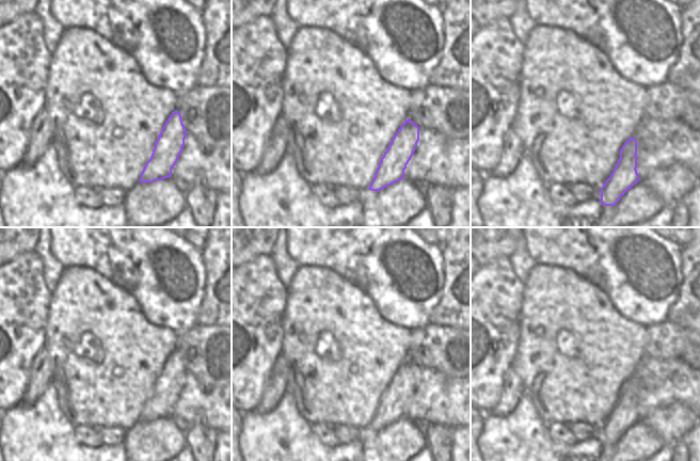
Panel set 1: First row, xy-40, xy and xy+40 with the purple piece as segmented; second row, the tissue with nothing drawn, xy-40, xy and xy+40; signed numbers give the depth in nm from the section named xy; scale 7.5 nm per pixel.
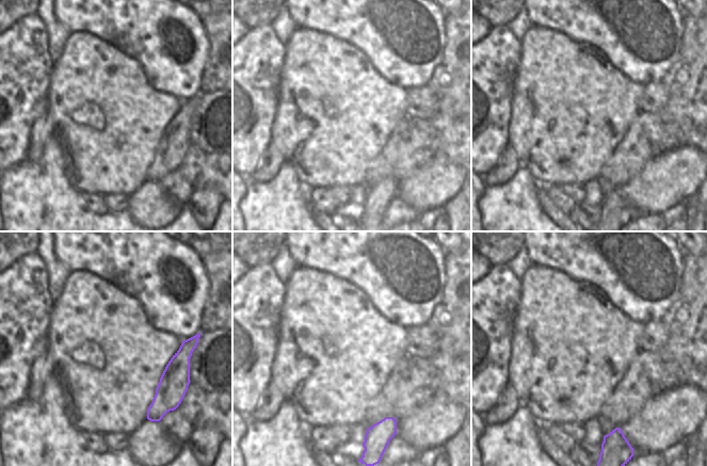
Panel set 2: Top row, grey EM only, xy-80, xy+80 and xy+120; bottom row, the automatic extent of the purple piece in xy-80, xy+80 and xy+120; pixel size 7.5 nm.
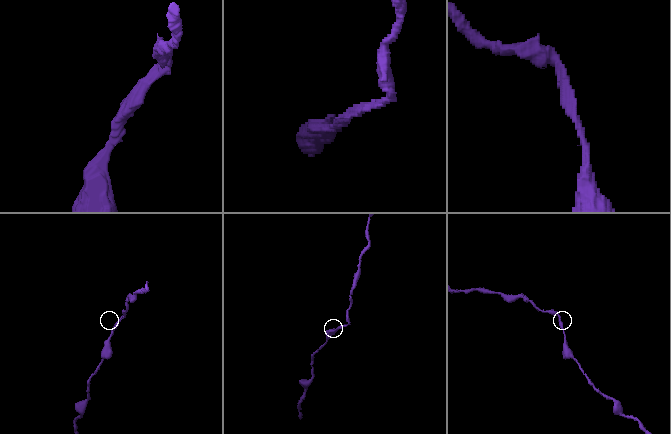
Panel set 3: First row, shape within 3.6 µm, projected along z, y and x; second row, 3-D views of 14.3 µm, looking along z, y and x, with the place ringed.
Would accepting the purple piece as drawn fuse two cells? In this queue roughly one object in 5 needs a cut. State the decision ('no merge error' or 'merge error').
no merge error

